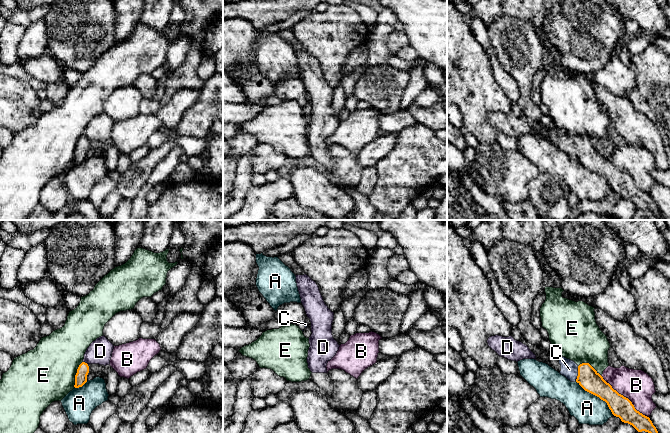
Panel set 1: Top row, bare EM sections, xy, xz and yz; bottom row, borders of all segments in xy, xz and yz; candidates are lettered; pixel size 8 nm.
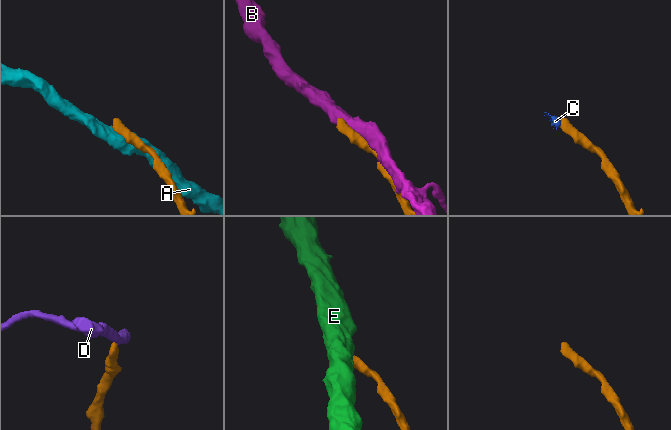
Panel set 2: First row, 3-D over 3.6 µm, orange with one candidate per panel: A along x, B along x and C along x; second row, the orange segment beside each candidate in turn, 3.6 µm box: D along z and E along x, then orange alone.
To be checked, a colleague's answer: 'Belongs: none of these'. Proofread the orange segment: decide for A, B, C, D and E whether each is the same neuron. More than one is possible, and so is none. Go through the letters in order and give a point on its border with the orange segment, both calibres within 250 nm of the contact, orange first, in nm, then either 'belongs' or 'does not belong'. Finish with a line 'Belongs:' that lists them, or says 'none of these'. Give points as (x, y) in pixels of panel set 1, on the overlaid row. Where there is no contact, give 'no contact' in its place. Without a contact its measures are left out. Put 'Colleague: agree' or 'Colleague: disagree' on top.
Colleague: disagree
A: yz (596, 395) | 170/240 nm | does not belong
B: yz (625, 397) | 170/260 nm | does not belong
C: yz (578, 373) | 170/140 nm | belongs
D: xy (84, 362) | 100/190 nm | does not belong
E: xy (76, 374) | 100/460 nm | does not belong
Belongs: C

